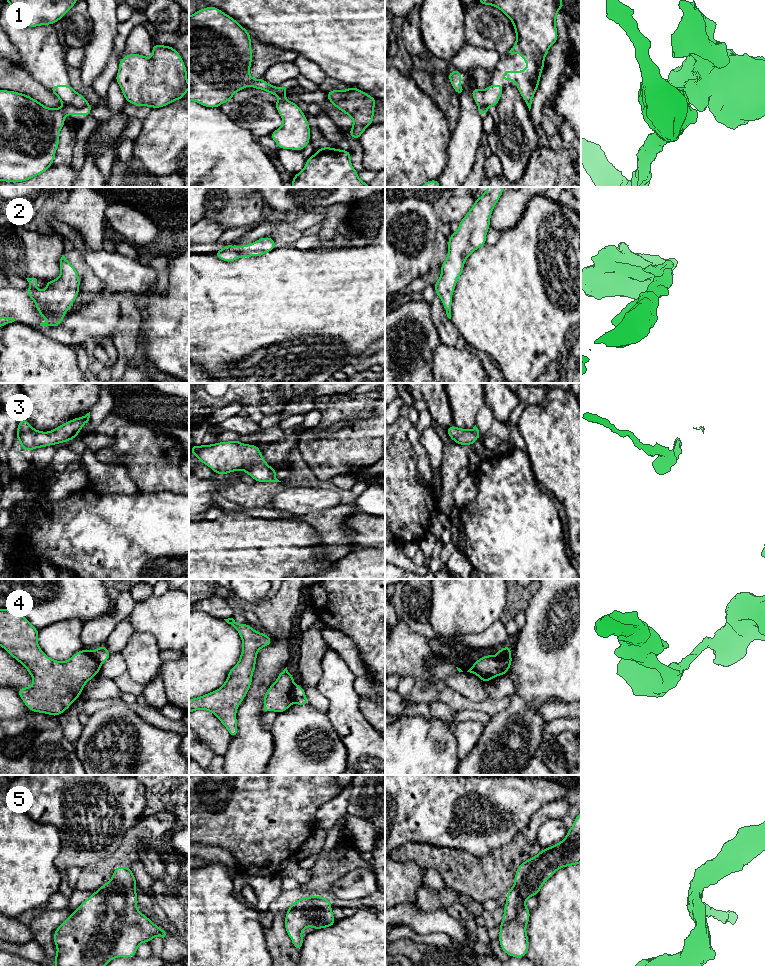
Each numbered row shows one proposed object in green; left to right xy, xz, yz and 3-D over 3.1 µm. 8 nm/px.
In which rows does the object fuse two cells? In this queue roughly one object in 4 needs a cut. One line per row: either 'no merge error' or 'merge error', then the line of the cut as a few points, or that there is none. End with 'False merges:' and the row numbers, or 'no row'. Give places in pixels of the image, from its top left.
1: merge error | xy (87, 104), (82, 107), (65, 106)
2: no merge error | no cut
3: no merge error | no cut
4: merge error | xz (295, 685), (292, 689), (292, 702)
5: no merge error | no cut
False merges: 1, 4

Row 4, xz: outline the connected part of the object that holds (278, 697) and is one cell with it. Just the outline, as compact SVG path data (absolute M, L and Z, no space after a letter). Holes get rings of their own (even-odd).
M286 667L265 693L263 713L269 711L282 713L286 711L293 703L292 689L294 686L294 677Z

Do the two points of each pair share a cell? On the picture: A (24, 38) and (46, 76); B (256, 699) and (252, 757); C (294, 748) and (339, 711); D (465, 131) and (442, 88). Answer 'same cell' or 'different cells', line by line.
A: same cell
B: same cell
C: different cells
D: different cells

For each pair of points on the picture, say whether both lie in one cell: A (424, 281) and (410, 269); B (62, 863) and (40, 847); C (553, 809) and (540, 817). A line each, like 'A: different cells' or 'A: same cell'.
A: different cells
B: different cells
C: same cell

